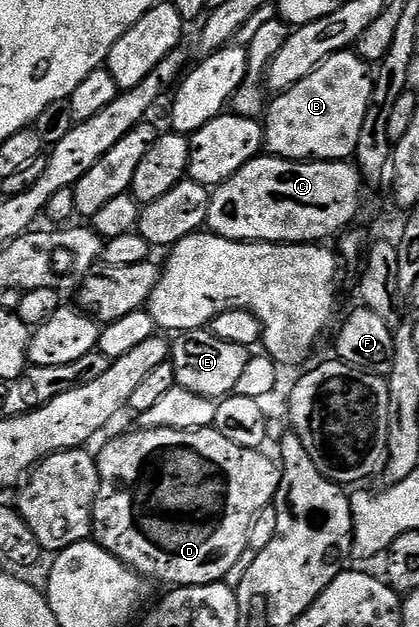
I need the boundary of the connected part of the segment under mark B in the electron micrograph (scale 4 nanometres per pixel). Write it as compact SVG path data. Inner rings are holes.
M351 49L331 54L310 76L298 80L290 88L279 91L276 98L267 103L263 115L264 150L273 158L285 158L291 162L342 162L351 159L358 148L358 136L362 132L362 120L366 120L366 108L372 95L373 75L369 63L360 59Z

